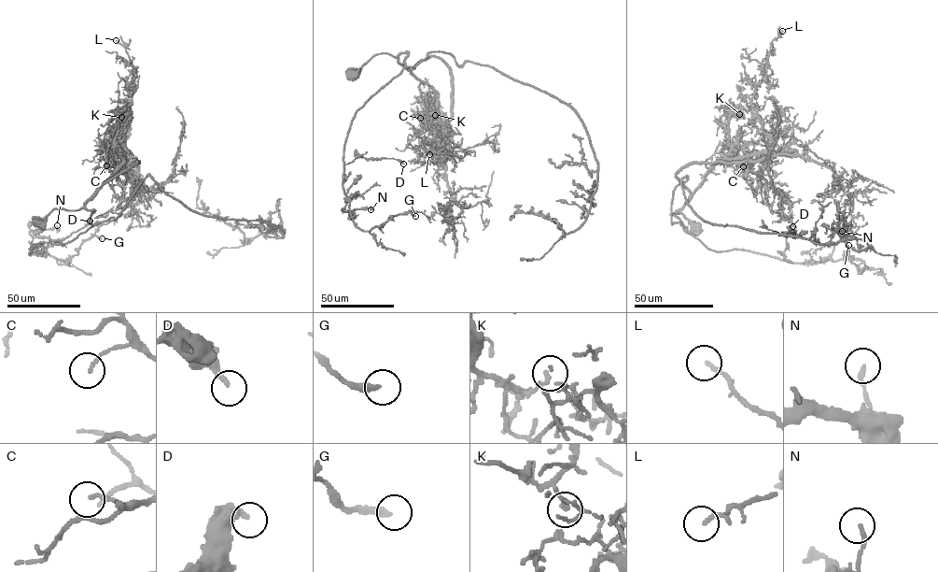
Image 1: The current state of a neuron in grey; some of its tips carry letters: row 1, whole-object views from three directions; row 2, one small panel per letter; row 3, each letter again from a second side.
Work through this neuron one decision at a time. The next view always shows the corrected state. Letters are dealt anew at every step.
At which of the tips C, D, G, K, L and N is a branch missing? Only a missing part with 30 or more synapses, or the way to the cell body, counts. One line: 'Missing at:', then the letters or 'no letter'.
Missing at: no letter

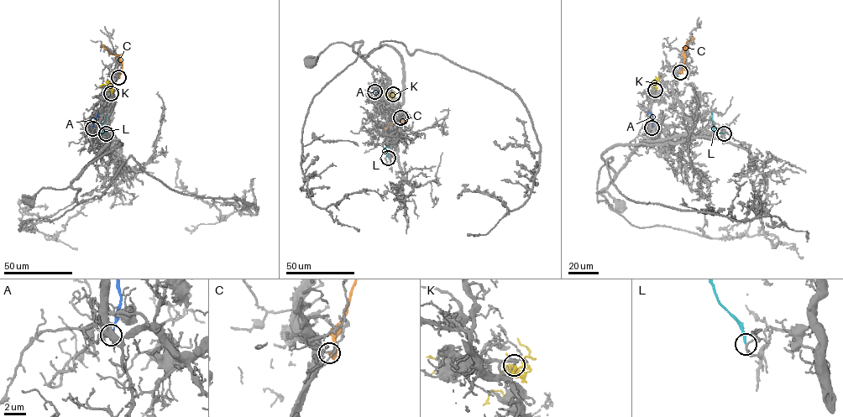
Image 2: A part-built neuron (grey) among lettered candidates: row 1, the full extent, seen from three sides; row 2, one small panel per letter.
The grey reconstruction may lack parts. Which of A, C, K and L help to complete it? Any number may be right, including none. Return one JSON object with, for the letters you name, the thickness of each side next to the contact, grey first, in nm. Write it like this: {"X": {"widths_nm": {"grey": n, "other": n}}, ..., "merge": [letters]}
{"K": {"widths_nm": {"grey": 180, "other": 170}}, "merge": ["K"]}

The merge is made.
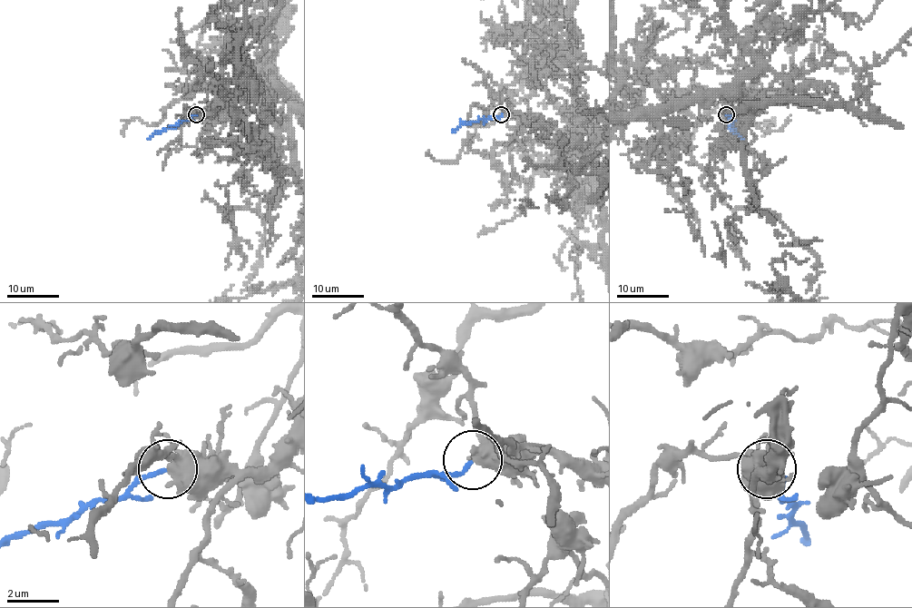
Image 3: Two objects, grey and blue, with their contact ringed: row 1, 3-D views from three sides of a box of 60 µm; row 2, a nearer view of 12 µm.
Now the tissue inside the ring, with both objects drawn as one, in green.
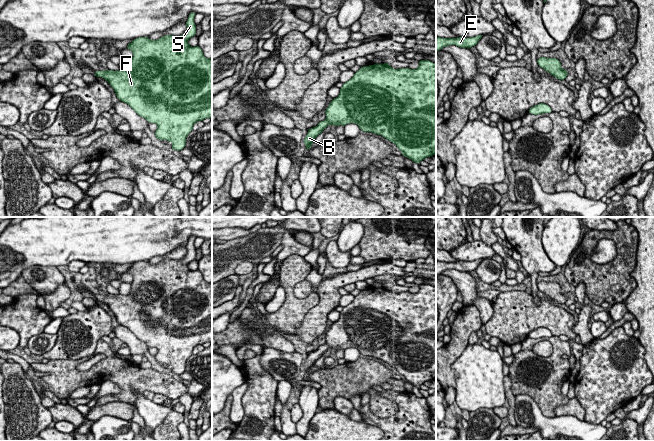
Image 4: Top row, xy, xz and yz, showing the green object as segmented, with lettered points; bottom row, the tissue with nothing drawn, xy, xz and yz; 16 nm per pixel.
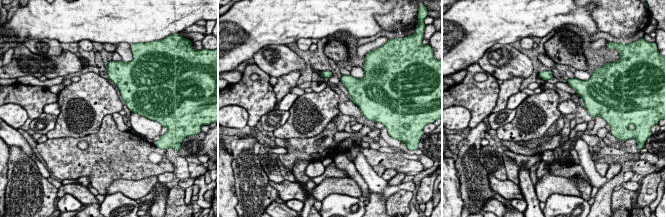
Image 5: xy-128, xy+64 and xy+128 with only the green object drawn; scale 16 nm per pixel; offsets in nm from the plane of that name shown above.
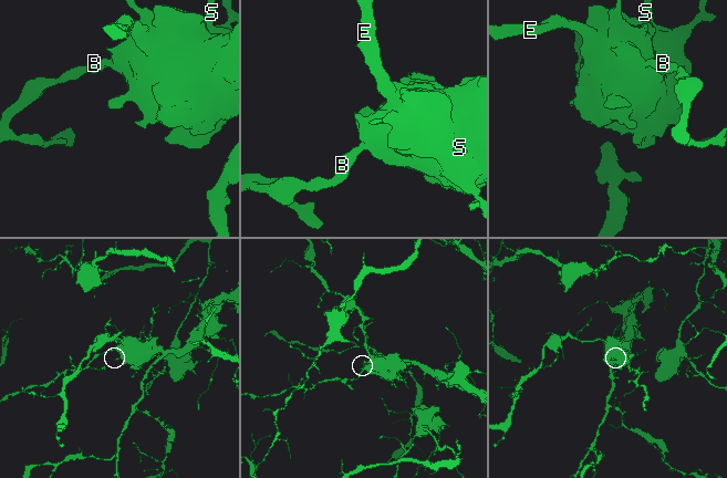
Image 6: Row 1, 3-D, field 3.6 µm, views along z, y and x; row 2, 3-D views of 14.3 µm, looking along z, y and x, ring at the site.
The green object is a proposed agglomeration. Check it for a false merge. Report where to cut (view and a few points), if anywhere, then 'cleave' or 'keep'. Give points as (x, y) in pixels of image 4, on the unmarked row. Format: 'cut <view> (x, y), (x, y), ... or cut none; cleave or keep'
cut none; keep

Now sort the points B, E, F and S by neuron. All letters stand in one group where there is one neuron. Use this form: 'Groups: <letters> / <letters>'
Groups: B E F S

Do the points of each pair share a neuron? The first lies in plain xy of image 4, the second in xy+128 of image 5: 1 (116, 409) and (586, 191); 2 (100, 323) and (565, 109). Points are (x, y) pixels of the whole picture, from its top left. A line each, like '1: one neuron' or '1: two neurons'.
1: two neurons
2: two neurons

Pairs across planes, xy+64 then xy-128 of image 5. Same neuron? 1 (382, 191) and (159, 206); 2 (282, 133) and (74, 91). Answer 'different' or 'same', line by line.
1: same
2: same

